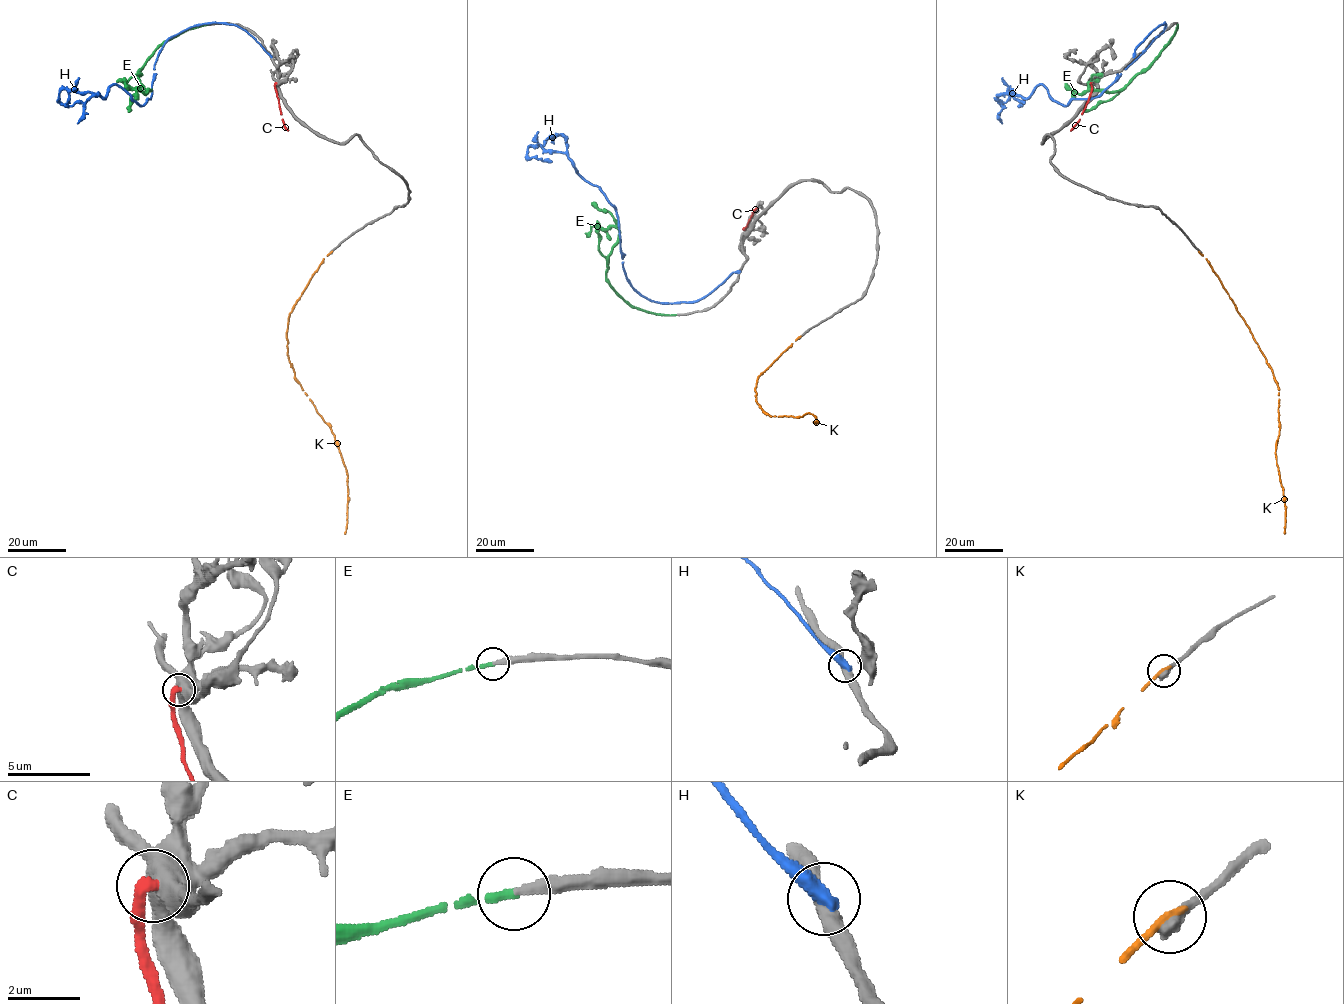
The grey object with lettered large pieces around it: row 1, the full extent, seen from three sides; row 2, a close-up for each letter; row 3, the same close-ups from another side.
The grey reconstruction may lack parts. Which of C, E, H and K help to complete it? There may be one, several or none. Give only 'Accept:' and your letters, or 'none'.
Accept: E

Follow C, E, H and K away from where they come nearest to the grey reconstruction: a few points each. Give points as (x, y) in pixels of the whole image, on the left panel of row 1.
C: (276, 83), (279, 108), (288, 130)
E: (207, 24), (169, 37), (141, 68), (139, 88), (150, 91), (127, 84), (142, 74)
H: (270, 56), (233, 24), (193, 25), (167, 40), (142, 105), (115, 84), (104, 98), (59, 93), (83, 103)
K: (331, 252), (324, 258), (289, 314), (287, 355), (294, 378), (335, 436), (347, 472), (345, 534)

